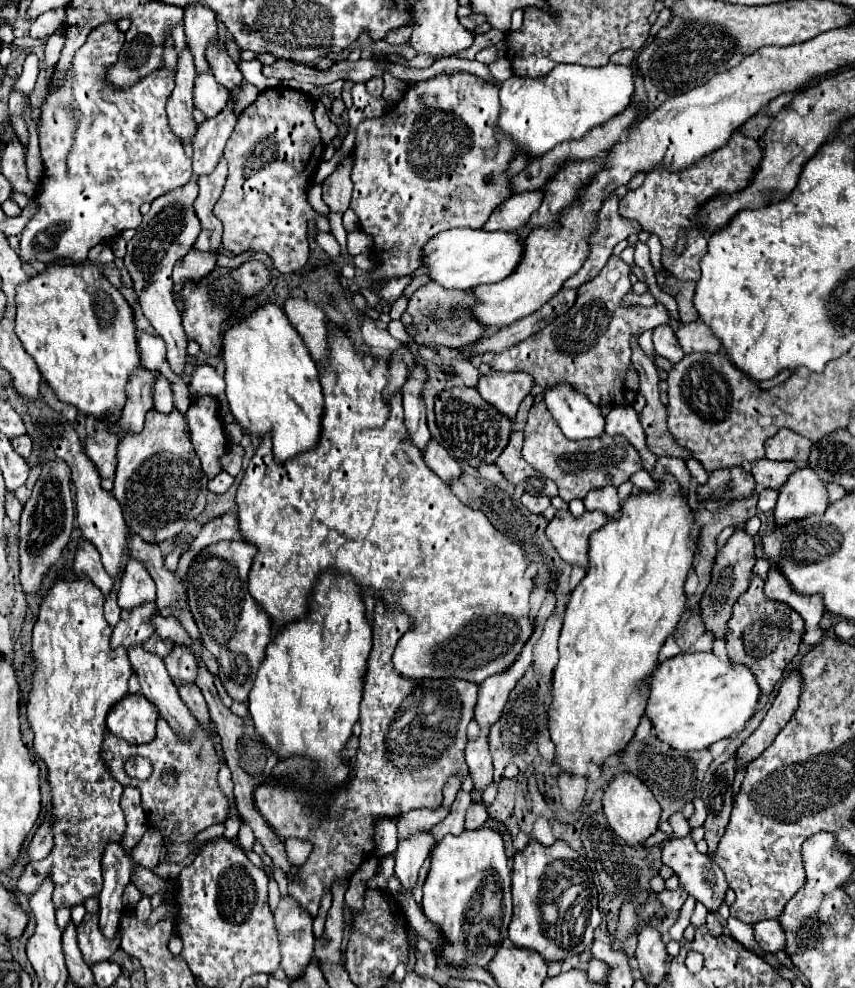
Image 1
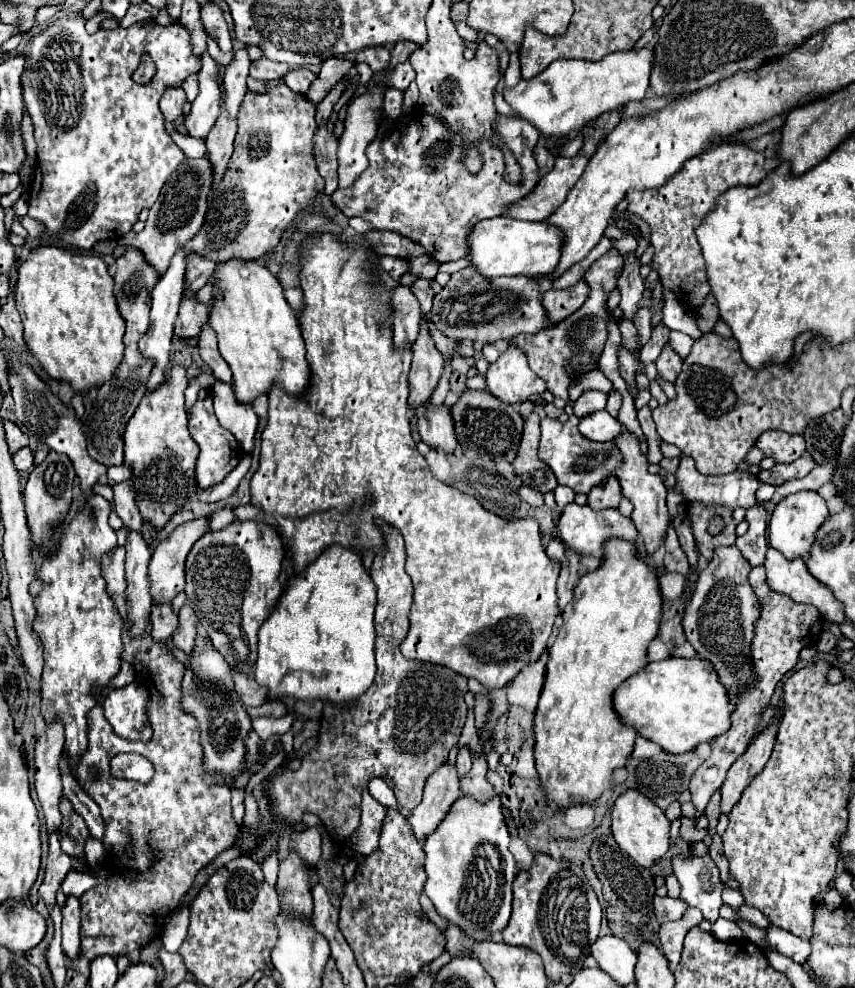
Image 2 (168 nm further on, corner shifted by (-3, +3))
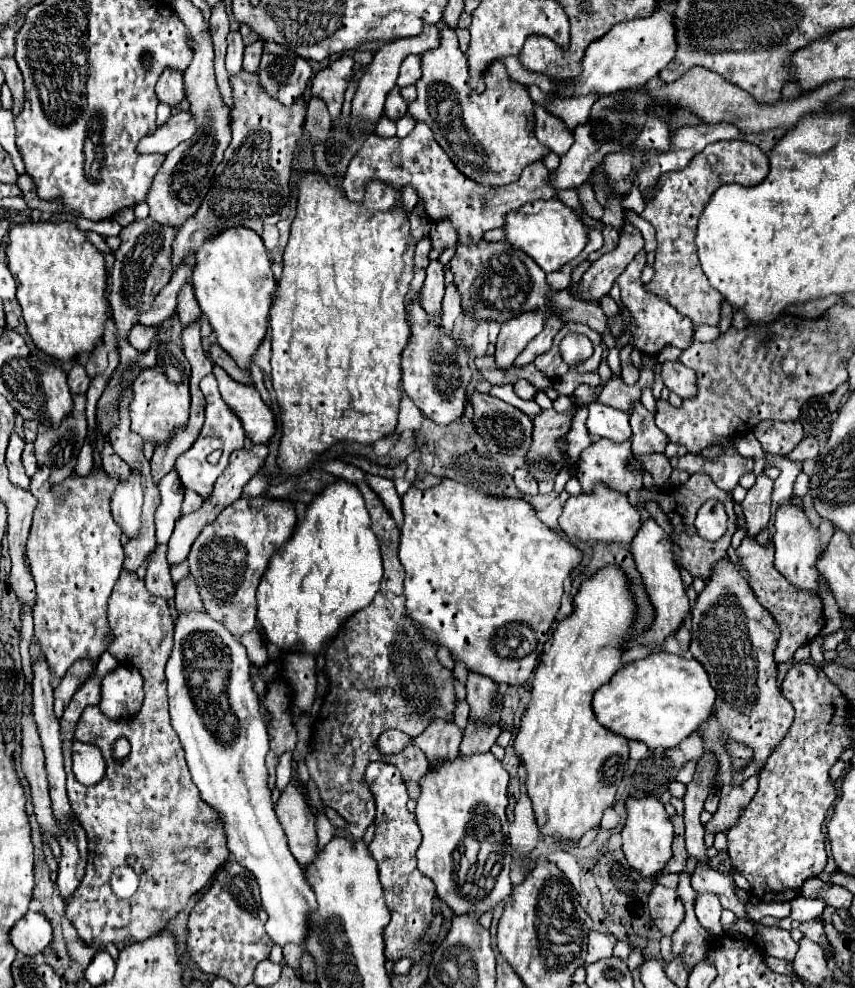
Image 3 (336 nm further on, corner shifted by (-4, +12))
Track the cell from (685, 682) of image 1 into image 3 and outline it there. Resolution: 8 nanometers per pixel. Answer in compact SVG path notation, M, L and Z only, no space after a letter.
M651 653L645 659L637 659L633 663L627 663L621 667L609 683L599 687L593 695L593 713L595 719L615 735L623 735L625 739L635 739L645 743L649 749L669 749L679 745L685 737L689 737L693 731L699 729L703 721L707 721L707 715L711 715L711 707L715 703L715 691L709 683L709 677L705 675L705 669L697 659L685 659L671 653Z

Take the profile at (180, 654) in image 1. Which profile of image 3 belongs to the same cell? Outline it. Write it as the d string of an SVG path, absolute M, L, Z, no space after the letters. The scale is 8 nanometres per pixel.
M191 575L175 585L175 607L177 611L203 611L203 603L199 597L197 583Z

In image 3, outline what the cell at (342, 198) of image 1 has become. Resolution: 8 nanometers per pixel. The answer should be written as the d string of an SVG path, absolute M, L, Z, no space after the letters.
M425 25L423 31L415 37L405 37L405 39L395 39L391 43L385 43L373 57L371 65L367 67L365 75L361 77L359 81L359 89L355 93L355 99L353 99L353 119L355 121L365 121L365 123L375 123L381 115L383 115L383 103L385 103L385 97L387 93L395 87L397 83L397 75L399 75L399 65L401 61L411 55L411 53L425 53L429 49L435 49L439 45L439 27L437 25Z

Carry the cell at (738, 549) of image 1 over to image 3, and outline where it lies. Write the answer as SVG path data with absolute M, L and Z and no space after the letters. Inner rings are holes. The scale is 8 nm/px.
M729 559L717 563L713 579L707 581L707 587L691 607L691 621L693 639L689 653L705 667L711 687L717 691L717 701L701 731L703 747L717 757L717 787L741 785L751 775L761 773L767 757L781 737L785 737L795 715L793 705L777 687L777 663L773 651L777 647L779 627L769 611L757 603L751 587ZM725 733L755 751L755 761L741 773L733 773L731 769L731 761L721 741L721 735Z

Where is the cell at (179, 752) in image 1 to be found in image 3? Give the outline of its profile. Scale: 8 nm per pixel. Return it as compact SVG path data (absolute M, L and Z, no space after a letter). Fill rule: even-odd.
M123 575L113 587L113 595L109 597L107 607L107 623L111 629L111 643L107 651L123 665L133 665L141 671L145 679L145 699L139 709L129 719L109 719L101 713L97 705L87 707L77 723L75 741L91 743L101 749L105 759L105 777L93 785L81 785L71 771L71 741L63 741L63 759L67 773L67 797L73 807L73 813L79 825L87 831L87 847L89 861L85 867L85 875L75 889L75 893L65 903L65 917L77 929L77 935L93 949L101 949L107 943L129 943L143 941L153 935L153 931L163 931L167 921L173 919L187 901L201 891L211 875L229 859L229 851L225 847L225 833L221 831L221 823L217 823L217 815L205 807L199 799L199 791L189 775L189 767L185 763L185 751L177 739L177 733L169 727L169 711L167 711L167 687L165 687L165 663L169 659L169 651L173 645L173 619L171 609L165 599L149 595L145 591L143 581L137 575ZM125 737L131 745L131 753L123 763L115 763L111 749L115 739ZM129 865L139 877L139 889L131 899L119 899L113 895L109 887L109 879L113 867Z

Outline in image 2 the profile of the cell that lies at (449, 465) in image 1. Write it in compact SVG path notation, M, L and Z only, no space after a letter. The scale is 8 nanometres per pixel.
M432 404L416 410L418 432L422 442L426 442L434 450L442 450L446 456L454 454L458 442L452 428L452 420L448 416L448 406L432 408Z

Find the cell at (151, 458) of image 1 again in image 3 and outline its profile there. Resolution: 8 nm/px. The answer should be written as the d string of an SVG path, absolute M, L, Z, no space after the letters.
M161 341L157 345L157 363L155 367L143 369L133 383L133 401L129 405L131 429L139 433L145 441L165 443L175 427L183 427L189 419L189 375L191 367L183 355L181 345L173 341Z

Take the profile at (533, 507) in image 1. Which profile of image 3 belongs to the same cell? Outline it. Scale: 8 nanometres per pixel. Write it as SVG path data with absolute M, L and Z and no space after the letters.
M515 469L513 479L515 479L515 485L517 485L517 489L521 493L525 493L525 495L537 495L537 481L525 469Z

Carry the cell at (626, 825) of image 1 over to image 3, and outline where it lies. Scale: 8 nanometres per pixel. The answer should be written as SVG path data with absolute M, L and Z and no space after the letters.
M629 799L627 801L627 823L621 831L623 837L623 853L635 871L641 873L641 877L657 877L665 865L671 859L671 841L673 841L673 825L669 821L669 815L665 813L665 807L657 799Z

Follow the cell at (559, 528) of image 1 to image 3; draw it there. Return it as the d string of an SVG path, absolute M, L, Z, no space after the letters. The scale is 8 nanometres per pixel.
M599 485L599 487L593 487L591 493L581 493L577 497L567 499L563 513L559 517L559 527L569 539L631 543L633 535L637 535L641 527L641 521L639 521L639 509L629 503L625 493Z

